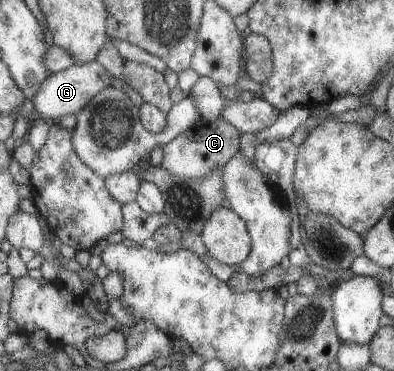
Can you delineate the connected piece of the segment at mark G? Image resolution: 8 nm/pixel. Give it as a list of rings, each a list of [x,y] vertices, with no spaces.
[[[95,60],[50,74],[47,79],[41,81],[40,88],[31,97],[34,116],[47,123],[55,123],[64,115],[78,113],[85,105],[89,104],[89,99],[93,95],[100,93],[101,89],[108,88],[109,81],[111,81],[111,75]]]

